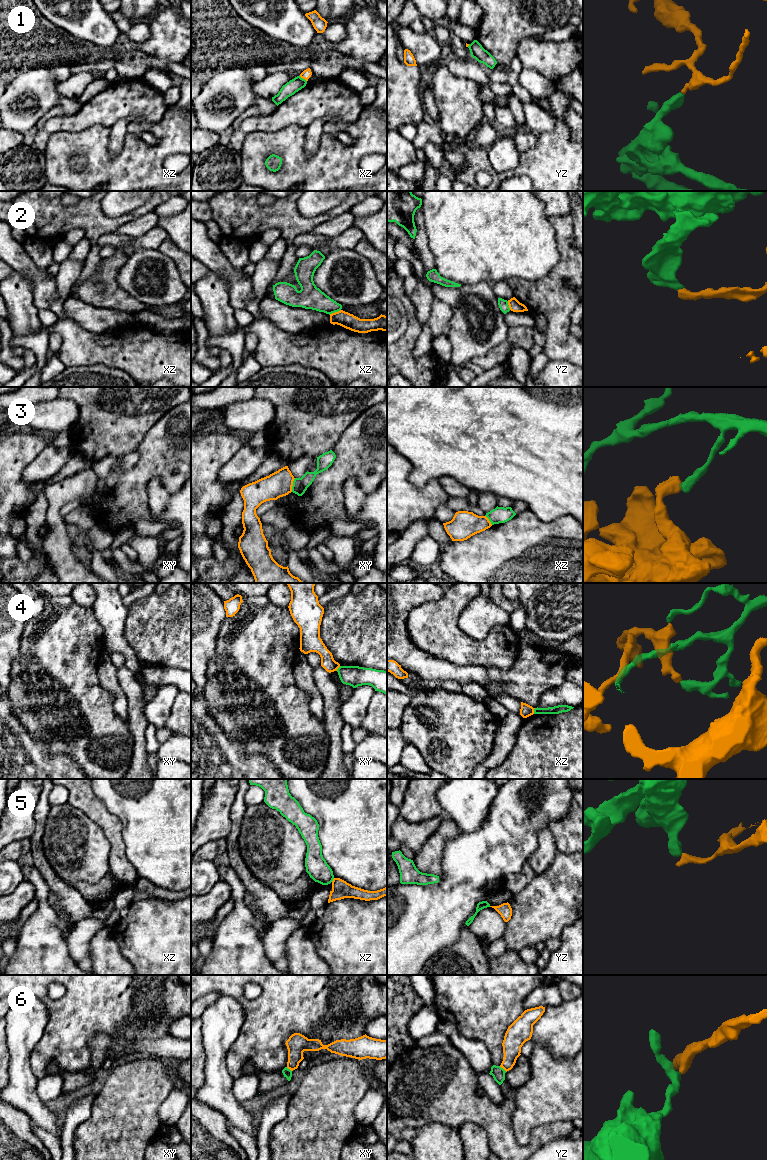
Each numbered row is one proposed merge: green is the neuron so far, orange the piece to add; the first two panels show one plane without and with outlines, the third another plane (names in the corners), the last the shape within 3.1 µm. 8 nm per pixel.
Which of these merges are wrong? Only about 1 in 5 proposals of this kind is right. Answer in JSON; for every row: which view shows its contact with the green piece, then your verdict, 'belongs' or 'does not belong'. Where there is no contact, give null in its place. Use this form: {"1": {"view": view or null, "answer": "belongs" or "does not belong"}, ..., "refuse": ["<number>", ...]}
{"1": {"view": "xz", "answer": "does not belong"}, "2": {"view": "xz", "answer": "does not belong"}, "3": {"view": "xy", "answer": "does not belong"}, "4": {"view": "xz", "answer": "does not belong"}, "5": {"view": "xz", "answer": "does not belong"}, "6": {"view": "yz", "answer": "does not belong"}, "refuse": ["1", "2", "3", "4", "5", "6"]}

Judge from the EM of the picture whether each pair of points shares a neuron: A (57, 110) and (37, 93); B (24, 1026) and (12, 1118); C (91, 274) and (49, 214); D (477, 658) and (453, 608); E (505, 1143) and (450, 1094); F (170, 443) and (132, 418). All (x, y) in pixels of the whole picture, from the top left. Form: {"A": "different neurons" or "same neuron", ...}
{"A": "different neurons", "B": "different neurons", "C": "same neuron", "D": "same neuron", "E": "same neuron", "F": "different neurons"}

